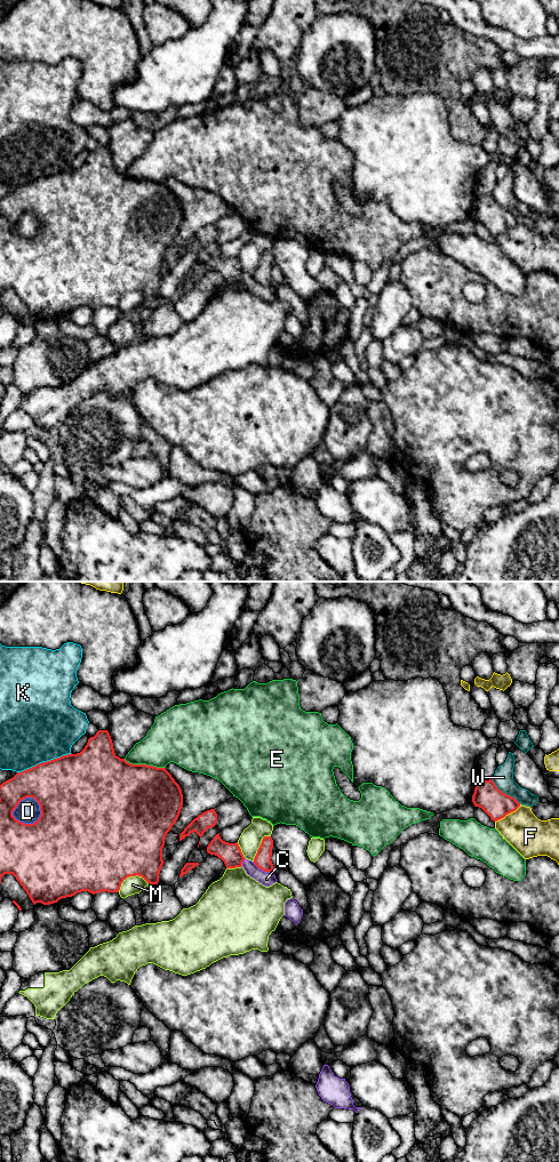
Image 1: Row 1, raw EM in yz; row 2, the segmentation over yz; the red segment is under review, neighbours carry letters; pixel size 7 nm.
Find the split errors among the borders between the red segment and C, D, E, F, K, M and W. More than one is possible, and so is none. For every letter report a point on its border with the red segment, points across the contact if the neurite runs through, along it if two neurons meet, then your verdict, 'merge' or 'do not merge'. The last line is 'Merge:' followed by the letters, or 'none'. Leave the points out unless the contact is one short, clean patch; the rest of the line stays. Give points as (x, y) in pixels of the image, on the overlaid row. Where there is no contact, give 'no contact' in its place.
C: yz (263, 870) | along yz (253, 862), (264, 871), (272, 871) | do not merge
D: yz (23, 799) | do not merge
E: yz (144, 764) | do not merge
F: yz (508, 814) | do not merge
K: yz (44, 762) | do not merge
M: yz (130, 875) | do not merge
W: yz (504, 793) | do not merge
Merge: none

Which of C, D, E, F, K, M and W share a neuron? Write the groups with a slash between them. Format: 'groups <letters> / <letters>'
groups C D / E / F / K / M / W

